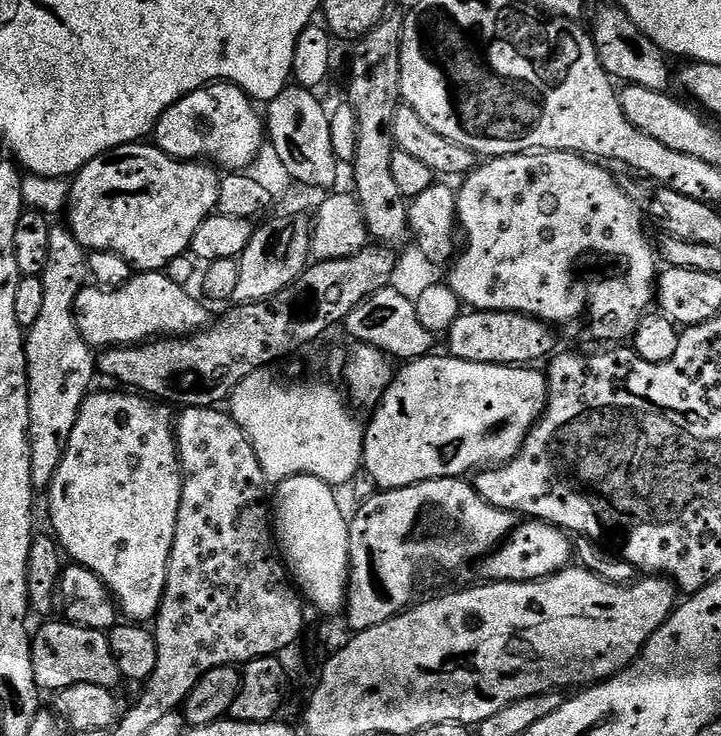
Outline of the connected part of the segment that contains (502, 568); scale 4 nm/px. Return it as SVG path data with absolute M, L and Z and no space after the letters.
M529 519L527 522L517 523L507 539L479 561L478 567L484 575L481 577L488 582L526 582L541 580L562 571L569 567L573 556L574 544L569 533L557 528L555 524Z

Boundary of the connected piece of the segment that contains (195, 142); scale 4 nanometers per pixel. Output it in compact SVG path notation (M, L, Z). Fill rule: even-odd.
M209 84L207 88L183 96L162 114L154 133L155 147L174 160L205 160L224 170L251 169L260 147L266 144L266 124L255 107L252 97L245 94L239 84Z

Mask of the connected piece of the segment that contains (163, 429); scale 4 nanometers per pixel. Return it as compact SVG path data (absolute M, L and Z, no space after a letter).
M116 390L120 392L99 392L93 391L84 399L80 408L80 417L74 426L74 434L70 434L70 442L64 451L62 466L54 474L51 484L46 489L48 495L48 512L52 515L52 528L59 547L66 553L67 559L73 564L81 564L86 570L98 574L98 578L104 580L104 584L112 592L112 599L115 600L117 609L124 612L129 621L152 622L156 619L156 613L160 610L160 603L166 590L166 574L170 554L174 546L174 534L176 533L176 519L180 509L182 498L182 486L184 485L184 474L180 471L180 456L176 453L176 433L173 421L151 399L140 394L133 394L128 390Z

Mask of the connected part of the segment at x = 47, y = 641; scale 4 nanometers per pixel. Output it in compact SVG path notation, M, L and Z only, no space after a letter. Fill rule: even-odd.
M56 619L44 622L37 632L35 629L32 636L34 678L39 688L45 693L52 692L51 694L58 694L63 688L79 684L97 684L103 688L119 689L122 677L118 662L114 662L107 635L93 628L84 628L80 624ZM52 622L53 624L48 624Z

